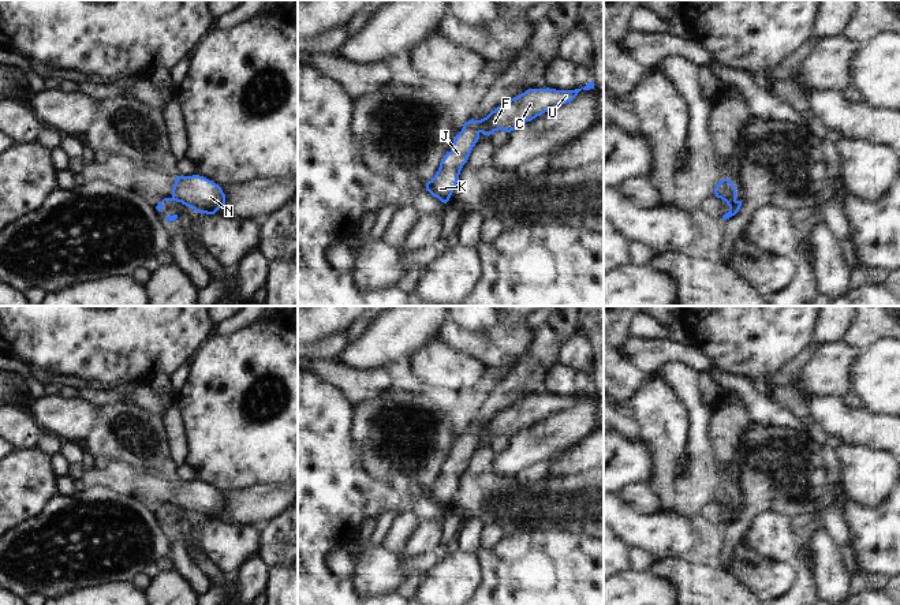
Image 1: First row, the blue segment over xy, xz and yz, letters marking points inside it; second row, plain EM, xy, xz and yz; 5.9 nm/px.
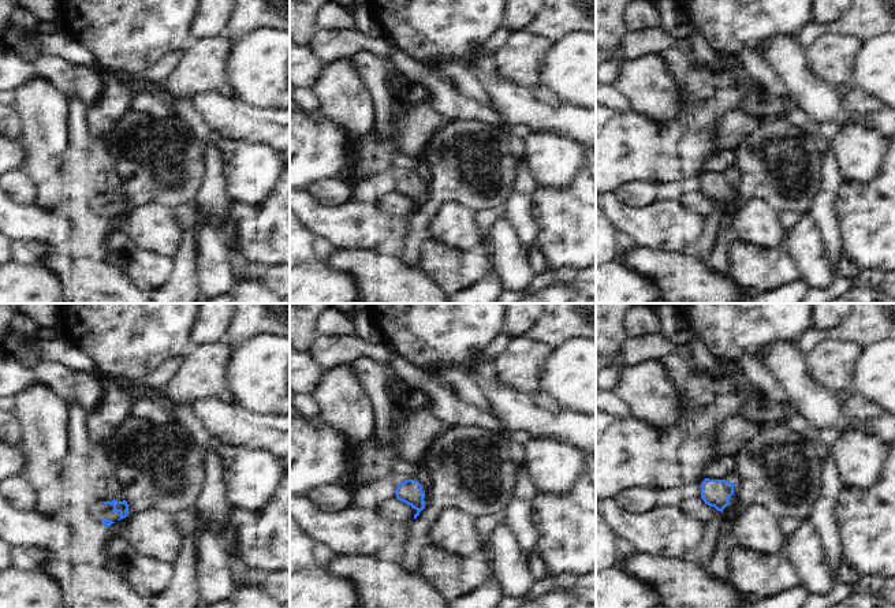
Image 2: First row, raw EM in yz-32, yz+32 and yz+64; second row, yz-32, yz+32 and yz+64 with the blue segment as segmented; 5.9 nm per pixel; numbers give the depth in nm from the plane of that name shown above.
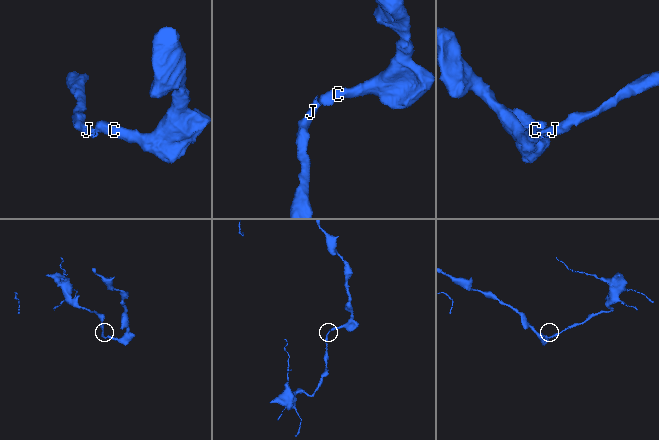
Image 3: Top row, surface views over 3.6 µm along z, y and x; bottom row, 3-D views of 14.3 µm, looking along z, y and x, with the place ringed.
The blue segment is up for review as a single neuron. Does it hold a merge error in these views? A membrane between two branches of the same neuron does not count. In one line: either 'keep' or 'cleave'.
cleave

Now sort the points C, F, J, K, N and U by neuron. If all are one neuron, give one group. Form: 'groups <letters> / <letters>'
groups C F N U / J K

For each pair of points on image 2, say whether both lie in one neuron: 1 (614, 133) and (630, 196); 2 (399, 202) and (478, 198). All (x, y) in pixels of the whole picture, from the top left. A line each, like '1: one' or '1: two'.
1: two
2: two

